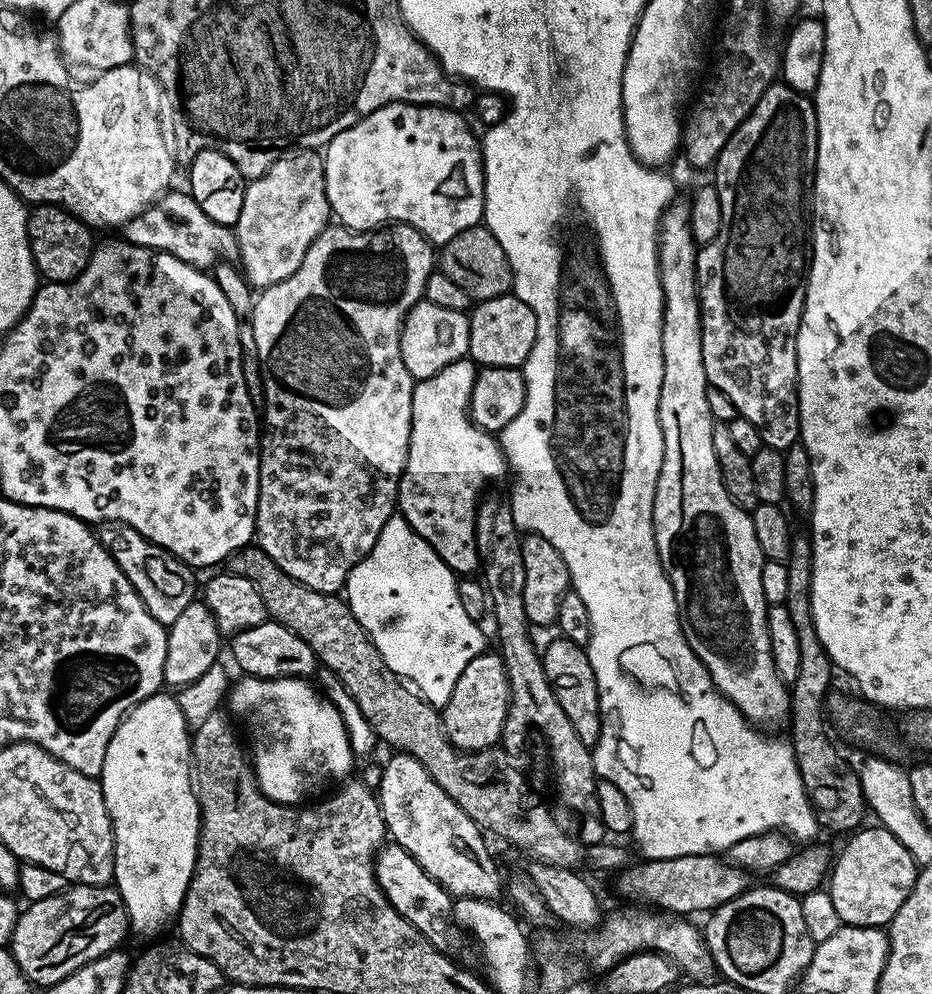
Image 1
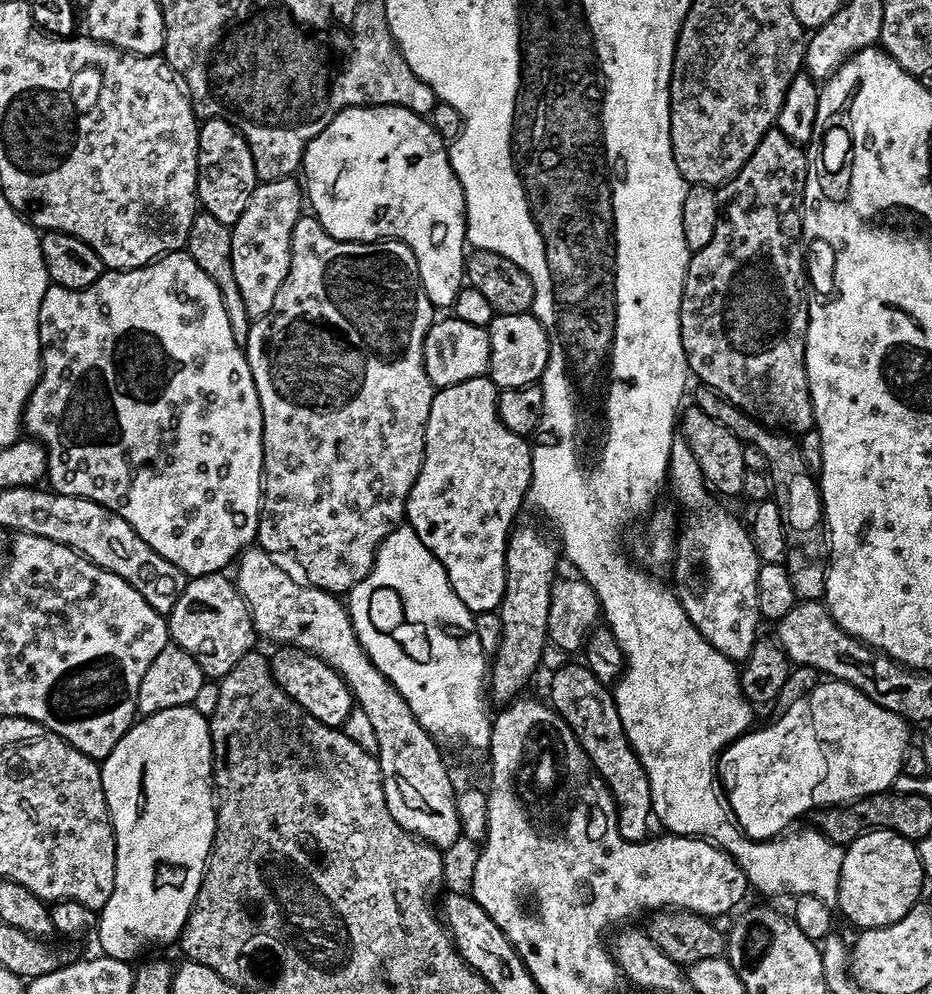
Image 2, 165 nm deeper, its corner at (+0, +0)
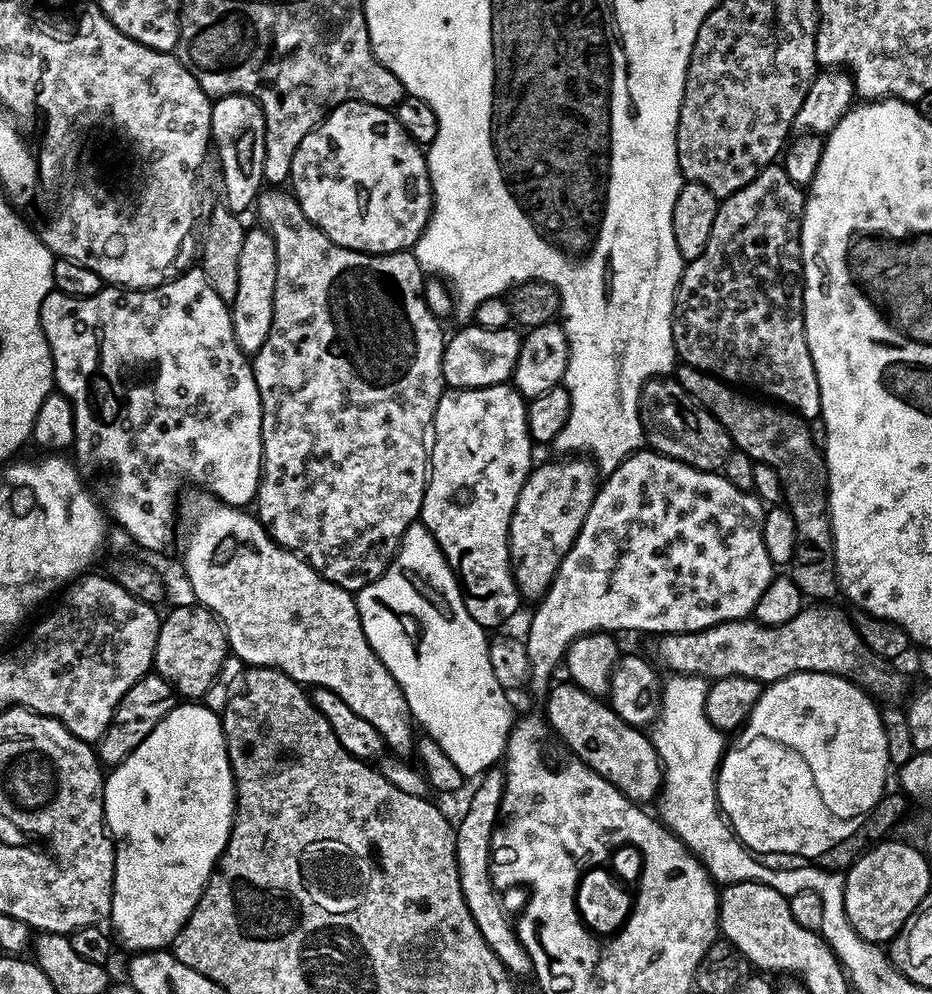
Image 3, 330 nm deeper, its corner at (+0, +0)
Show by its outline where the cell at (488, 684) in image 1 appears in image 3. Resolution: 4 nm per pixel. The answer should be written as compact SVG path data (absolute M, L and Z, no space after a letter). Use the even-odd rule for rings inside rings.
M556 458L549 464L537 463L529 472L522 490L518 494L518 502L514 506L514 514L510 518L508 527L508 553L512 559L512 577L516 589L520 591L525 601L539 601L546 594L546 590L554 582L554 574L558 566L562 566L562 558L570 550L574 538L582 530L582 522L586 522L586 514L596 497L598 487L598 469L588 458Z

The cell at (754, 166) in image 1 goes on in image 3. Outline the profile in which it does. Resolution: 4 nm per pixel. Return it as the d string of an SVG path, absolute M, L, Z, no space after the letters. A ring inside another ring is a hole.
M773 162L756 175L754 182L742 186L742 190L723 197L719 201L714 218L714 230L710 230L710 242L706 242L706 250L698 258L687 261L684 272L680 275L680 284L676 288L676 305L672 307L672 341L676 347L677 357L683 363L708 372L711 376L717 376L733 386L755 390L761 397L790 408L805 420L810 421L820 415L820 391L818 390L818 374L814 374L814 362L810 358L810 350L806 346L804 333L804 281L801 276L800 223L804 217L805 199L805 189L793 182L783 166Z

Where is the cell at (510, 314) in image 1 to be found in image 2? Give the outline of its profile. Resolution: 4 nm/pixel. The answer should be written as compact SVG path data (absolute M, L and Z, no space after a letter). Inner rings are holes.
M531 312L522 314L496 314L487 326L490 338L490 362L487 376L497 389L517 388L535 384L541 379L552 358L550 342L542 322Z

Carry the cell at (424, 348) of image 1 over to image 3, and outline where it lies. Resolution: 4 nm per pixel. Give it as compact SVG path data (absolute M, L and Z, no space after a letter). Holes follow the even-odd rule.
M469 326L458 329L453 336L451 333L447 337L442 354L445 385L448 388L481 388L509 383L514 366L518 362L521 339L521 333L512 326L498 330Z

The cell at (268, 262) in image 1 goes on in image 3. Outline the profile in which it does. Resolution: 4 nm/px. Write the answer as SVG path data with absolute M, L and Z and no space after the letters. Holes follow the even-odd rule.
M262 226L255 227L249 227L244 234L242 255L238 257L238 294L236 301L230 305L234 338L245 354L255 354L262 346L262 342L266 342L266 334L270 334L270 322L274 318L274 282L278 274L274 238Z

